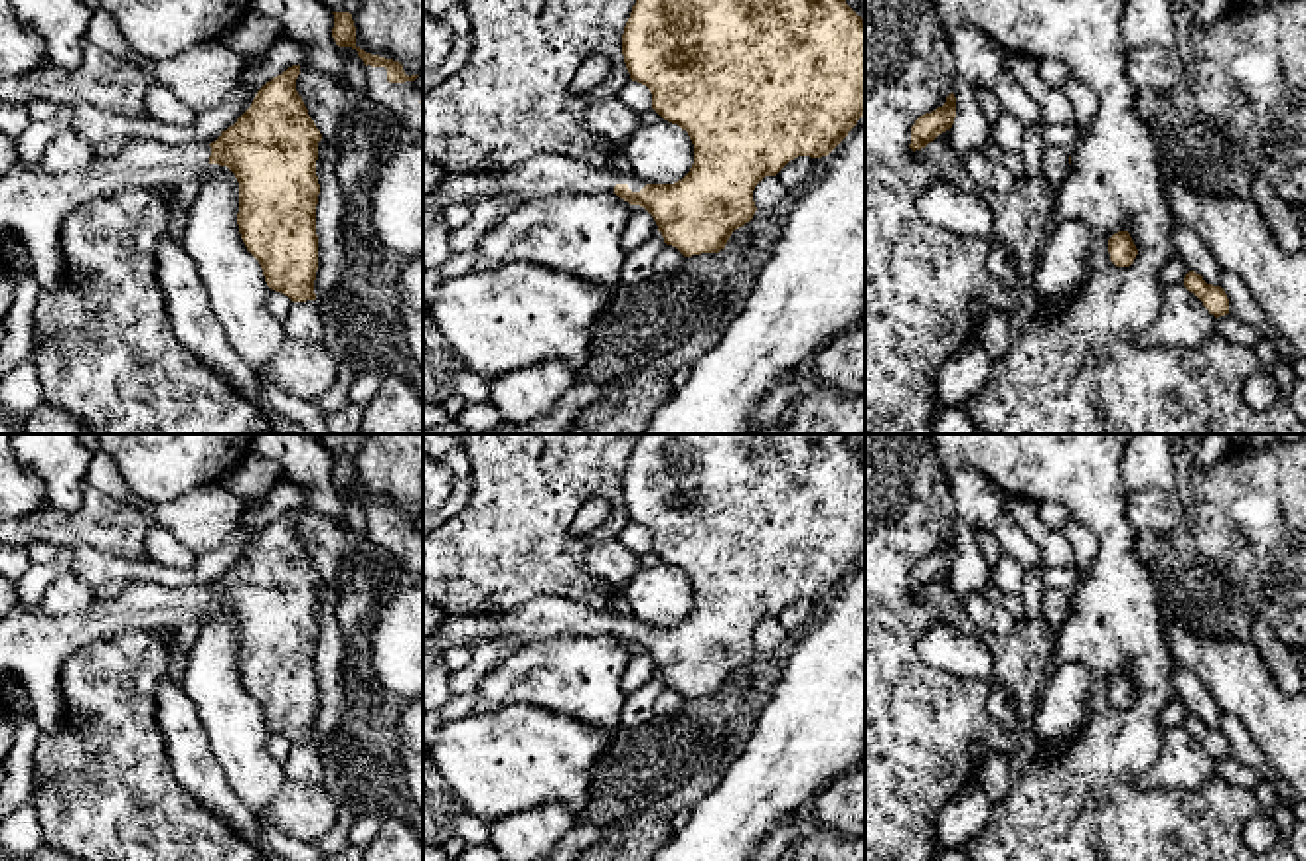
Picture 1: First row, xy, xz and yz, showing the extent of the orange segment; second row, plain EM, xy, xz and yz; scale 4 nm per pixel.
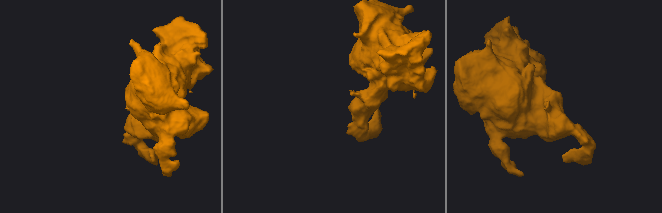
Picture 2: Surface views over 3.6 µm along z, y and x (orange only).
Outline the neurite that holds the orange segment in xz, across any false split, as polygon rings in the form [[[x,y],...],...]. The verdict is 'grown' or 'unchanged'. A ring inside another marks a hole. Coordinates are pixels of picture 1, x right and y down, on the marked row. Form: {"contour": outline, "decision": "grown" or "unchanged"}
{"contour": [[[636,0],[622,34],[622,55],[632,81],[652,93],[652,109],[688,132],[694,144],[690,172],[674,184],[648,184],[636,174],[597,168],[563,154],[539,154],[508,170],[445,172],[441,213],[452,203],[486,199],[530,201],[559,194],[614,192],[644,207],[666,245],[684,257],[719,253],[731,233],[757,211],[753,190],[798,156],[828,156],[865,115],[865,20],[846,0]]], "decision": "grown"}

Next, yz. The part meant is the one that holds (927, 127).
{"contour": [[[950,93],[942,107],[937,107],[931,113],[921,115],[911,126],[911,144],[909,148],[921,150],[933,142],[939,134],[952,128],[956,118],[956,97]]], "decision": "unchanged"}

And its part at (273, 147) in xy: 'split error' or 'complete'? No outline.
split error

